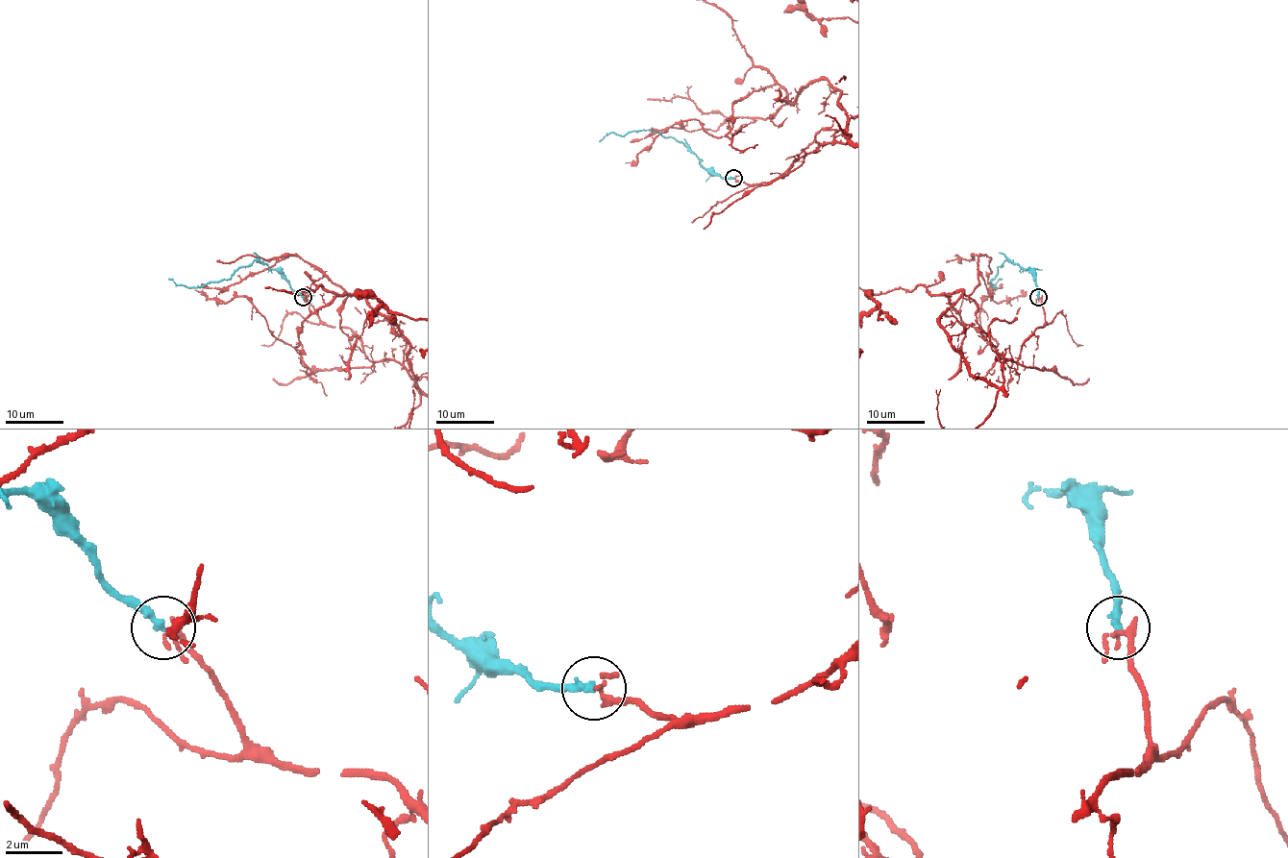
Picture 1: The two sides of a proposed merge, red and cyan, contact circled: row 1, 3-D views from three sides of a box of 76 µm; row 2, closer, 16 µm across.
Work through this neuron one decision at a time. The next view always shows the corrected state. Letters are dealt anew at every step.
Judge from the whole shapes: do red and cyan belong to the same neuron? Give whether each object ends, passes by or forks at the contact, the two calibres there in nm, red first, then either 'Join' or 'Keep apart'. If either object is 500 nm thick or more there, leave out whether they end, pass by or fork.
At the ring red passes by. At the ring cyan ends. Thickness 200 nm (red) against 280 nm. Keep apart

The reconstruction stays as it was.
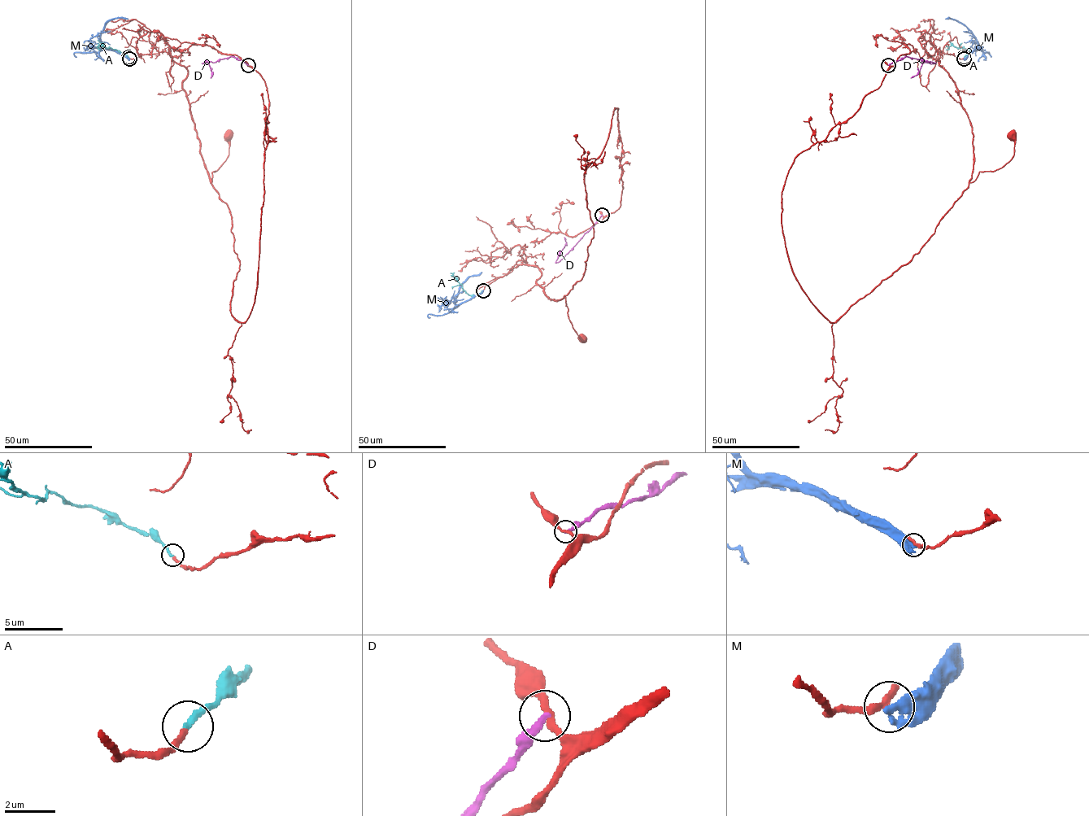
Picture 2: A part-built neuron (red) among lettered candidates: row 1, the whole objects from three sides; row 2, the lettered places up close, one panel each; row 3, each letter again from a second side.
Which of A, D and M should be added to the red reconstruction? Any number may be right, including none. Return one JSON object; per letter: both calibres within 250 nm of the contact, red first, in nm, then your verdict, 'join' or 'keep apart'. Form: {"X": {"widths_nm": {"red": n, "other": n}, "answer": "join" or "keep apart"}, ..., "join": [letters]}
{"A": {"widths_nm": {"red": 200, "other": 240}, "answer": "join"}, "D": {"widths_nm": {"red": 240, "other": 280}, "answer": "keep apart"}, "M": {"widths_nm": {"red": 320, "other": 480}, "answer": "keep apart"}, "join": ["A"]}

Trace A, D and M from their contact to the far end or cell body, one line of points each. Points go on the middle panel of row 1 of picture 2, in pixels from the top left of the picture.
A: (482, 290), (476, 294), (468, 295), (452, 276), (454, 272)
D: (602, 215), (577, 243), (556, 262), (566, 243), (564, 237)
M: (483, 290), (459, 304), (454, 303), (462, 284), (469, 277), (481, 272)

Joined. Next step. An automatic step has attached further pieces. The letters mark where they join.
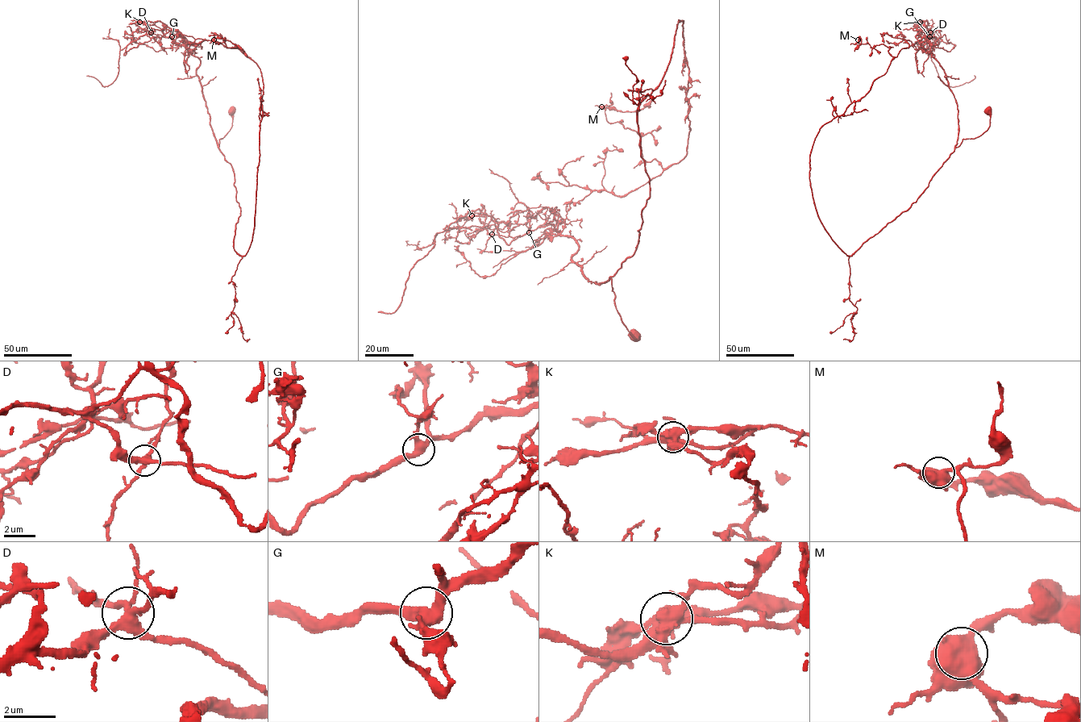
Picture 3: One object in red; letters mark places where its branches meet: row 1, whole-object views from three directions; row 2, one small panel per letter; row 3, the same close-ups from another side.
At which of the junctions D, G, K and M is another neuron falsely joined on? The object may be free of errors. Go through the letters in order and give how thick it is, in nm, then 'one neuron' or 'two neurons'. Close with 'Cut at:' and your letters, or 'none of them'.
D: 340 nm thick; one neuron
G: 400 nm thick; one neuron
K: 600 nm thick; two neurons
M: 480 nm thick; one neuron
Cut at: K

